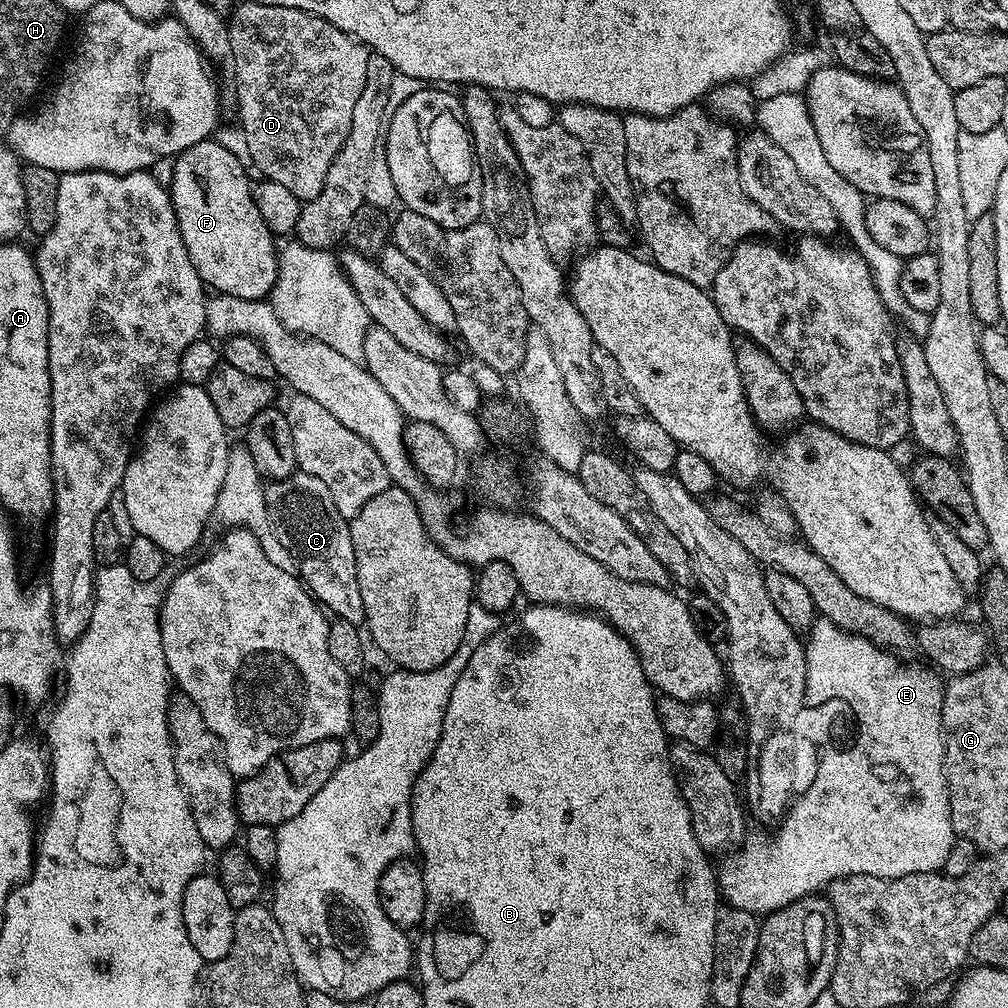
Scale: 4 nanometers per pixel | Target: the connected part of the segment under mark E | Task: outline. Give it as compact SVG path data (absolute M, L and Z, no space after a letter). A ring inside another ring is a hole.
M823 618L813 620L804 645L804 657L808 663L804 698L845 697L851 701L860 696L860 716L868 720L868 736L872 736L872 748L868 748L868 752L876 752L876 760L868 756L868 764L876 764L876 768L884 768L884 772L892 768L892 780L888 780L888 776L872 776L872 780L856 780L856 784L864 784L864 788L844 788L844 784L840 784L844 772L840 772L840 776L832 776L828 784L820 784L820 788L813 786L812 791L791 801L786 815L779 821L772 856L748 848L737 858L736 864L724 864L721 868L719 865L718 888L731 907L753 914L767 914L790 906L790 902L803 896L819 893L833 880L842 880L846 876L893 880L906 874L943 869L958 837L950 822L950 798L944 777L942 680L939 675L931 676L920 668L907 668L892 656L895 655L891 651L871 644L866 638L843 632L834 626L834 622Z

